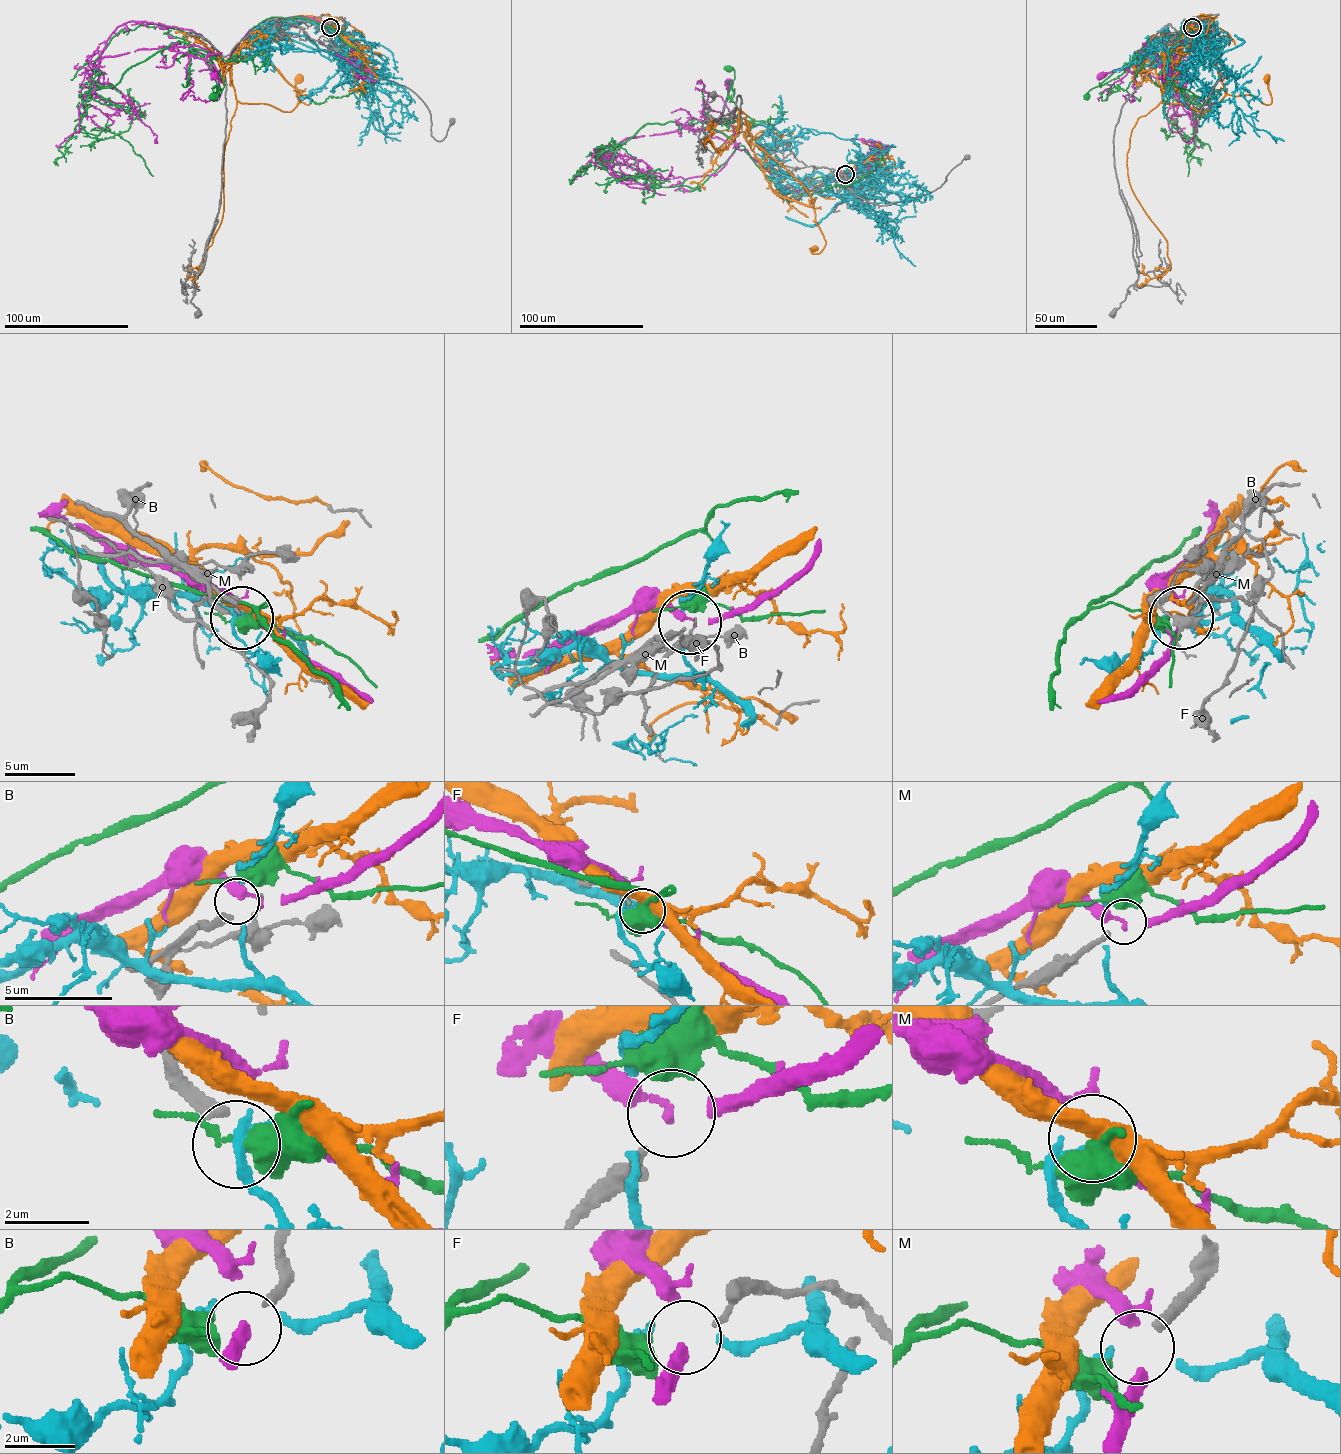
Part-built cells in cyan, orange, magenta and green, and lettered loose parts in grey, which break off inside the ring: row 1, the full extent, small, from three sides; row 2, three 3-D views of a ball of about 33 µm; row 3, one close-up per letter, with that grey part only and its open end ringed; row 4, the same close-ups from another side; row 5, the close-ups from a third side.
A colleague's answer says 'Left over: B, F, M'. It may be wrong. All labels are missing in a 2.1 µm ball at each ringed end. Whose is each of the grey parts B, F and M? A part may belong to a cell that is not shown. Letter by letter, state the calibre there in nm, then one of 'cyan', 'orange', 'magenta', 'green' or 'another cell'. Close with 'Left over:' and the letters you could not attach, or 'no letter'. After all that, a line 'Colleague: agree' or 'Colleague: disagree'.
B: 360 nm thick; another cell
F: 180 nm thick; another cell
M: 280 nm thick; another cell
Left over: B, F, M
Colleague: agree

